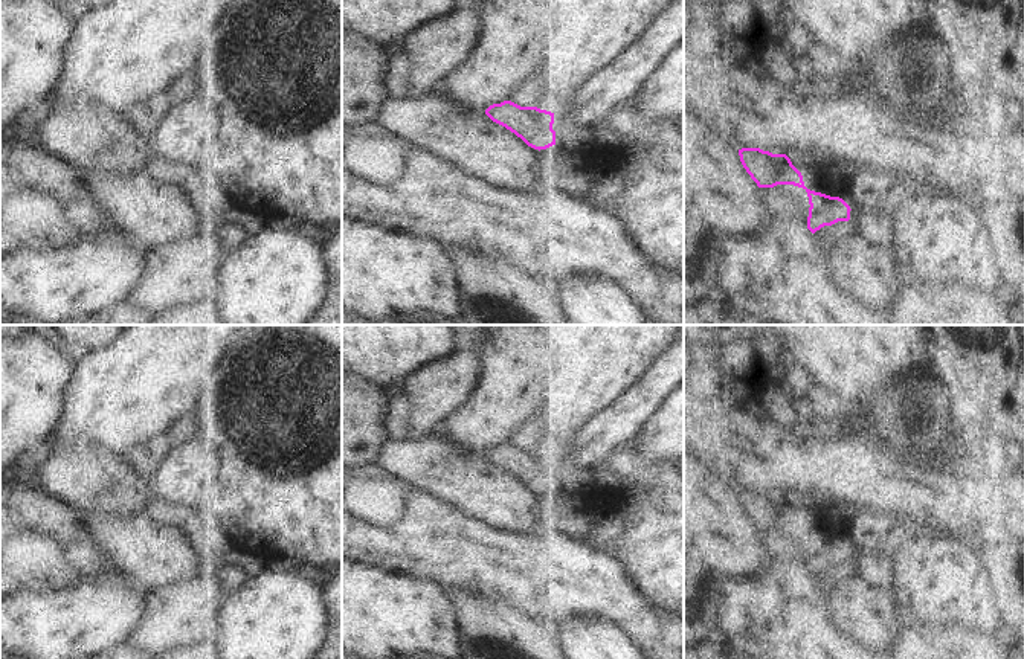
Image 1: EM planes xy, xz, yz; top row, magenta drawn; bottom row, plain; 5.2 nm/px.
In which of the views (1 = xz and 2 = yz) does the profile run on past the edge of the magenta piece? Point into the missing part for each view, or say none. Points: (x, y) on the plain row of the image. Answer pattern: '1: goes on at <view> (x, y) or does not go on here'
1: does not go on here
2: does not go on here

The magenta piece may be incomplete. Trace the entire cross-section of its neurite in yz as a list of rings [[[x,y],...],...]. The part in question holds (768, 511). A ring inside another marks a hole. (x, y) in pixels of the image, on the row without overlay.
[[[760,490],[739,491],[740,503],[758,529],[794,526],[803,529],[809,538],[807,571],[815,575],[824,567],[850,561],[850,548],[839,538],[830,538],[804,528],[801,514],[786,496],[772,496]]]

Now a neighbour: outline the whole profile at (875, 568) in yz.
[[[852,551],[850,561],[856,575],[867,584],[890,590],[893,584],[893,561],[882,551]]]

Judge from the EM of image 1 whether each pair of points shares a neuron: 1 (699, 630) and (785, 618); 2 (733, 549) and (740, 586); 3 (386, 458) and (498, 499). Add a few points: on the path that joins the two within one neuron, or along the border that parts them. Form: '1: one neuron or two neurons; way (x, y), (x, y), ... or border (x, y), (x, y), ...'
1: two neurons; border (711, 592), (716, 597), (714, 623), (722, 638)
2: two neurons; border (769, 559), (756, 574), (704, 560)
3: one neuron; way (414, 459), (432, 461), (444, 470), (470, 481)

